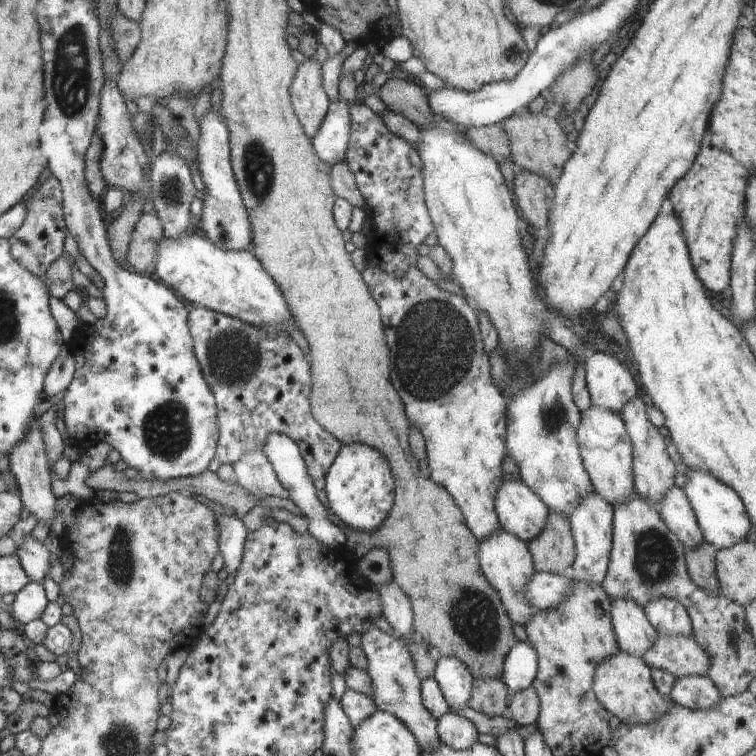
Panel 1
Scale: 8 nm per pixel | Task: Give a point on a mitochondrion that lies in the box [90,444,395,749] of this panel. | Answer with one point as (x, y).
(122, 568)

